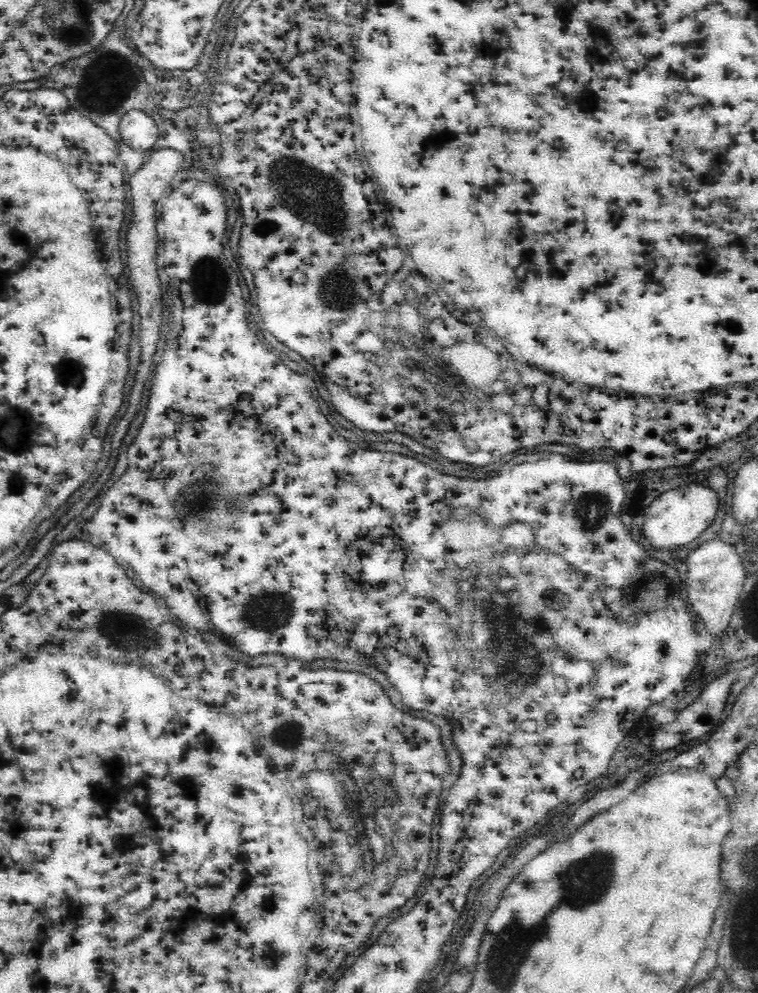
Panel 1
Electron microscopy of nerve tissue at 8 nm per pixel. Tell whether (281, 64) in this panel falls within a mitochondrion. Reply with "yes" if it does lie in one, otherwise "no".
no

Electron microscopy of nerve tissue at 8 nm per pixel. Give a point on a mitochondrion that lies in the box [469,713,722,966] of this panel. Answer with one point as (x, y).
(578, 886)

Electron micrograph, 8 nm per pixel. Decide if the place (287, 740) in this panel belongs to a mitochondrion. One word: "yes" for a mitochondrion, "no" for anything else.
yes

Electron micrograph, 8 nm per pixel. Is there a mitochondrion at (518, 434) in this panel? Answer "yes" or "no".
no

